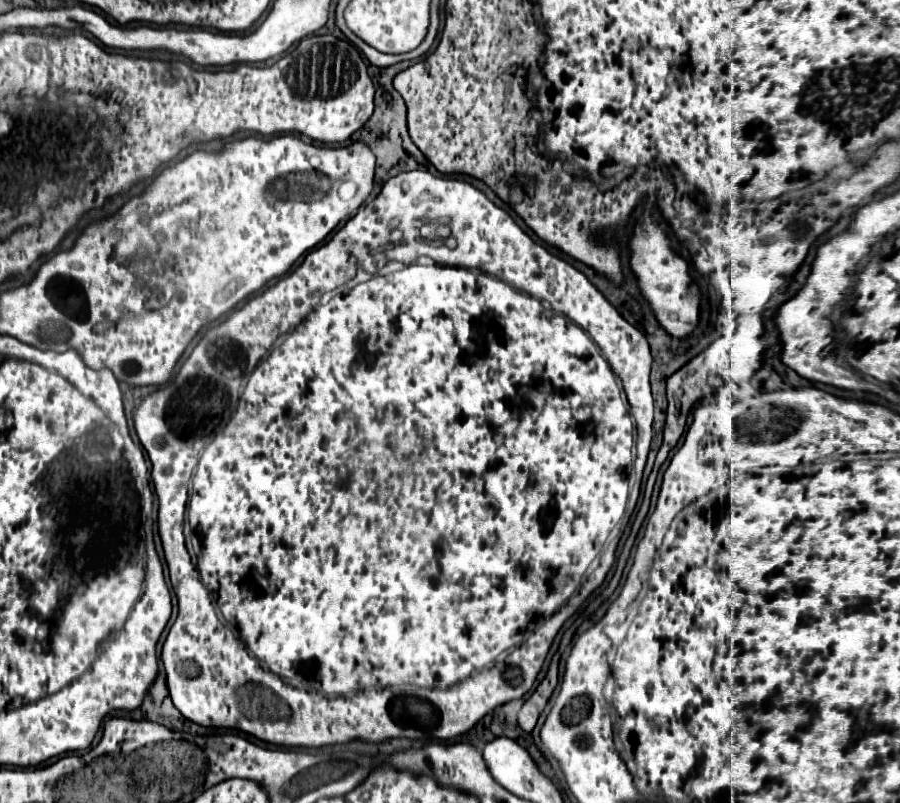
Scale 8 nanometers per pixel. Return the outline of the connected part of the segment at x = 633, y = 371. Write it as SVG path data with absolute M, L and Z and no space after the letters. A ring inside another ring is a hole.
M413 170L413 172L401 172L401 174L397 174L397 176L393 176L393 178L389 178L389 180L387 180L387 182L385 182L385 184L383 184L383 188L381 188L381 194L379 194L379 196L377 196L377 198L375 198L375 199L373 199L373 200L372 200L372 201L371 201L371 202L369 202L369 203L367 203L367 204L365 204L365 205L362 205L362 206L361 206L361 207L360 207L360 208L359 208L359 212L365 212L365 214L367 214L367 218L371 218L371 222L367 222L367 226L363 226L363 228L367 228L367 230L369 230L369 224L371 224L371 230L375 230L375 242L389 242L389 244L387 244L387 246L391 246L391 240L389 240L389 234L391 234L391 230L393 230L393 228L391 228L391 226L395 226L395 228L399 228L399 230L401 230L401 234L403 234L403 236L405 236L405 238L407 238L407 228L415 228L415 230L419 230L419 236L420 236L420 229L421 229L421 227L422 227L422 226L423 226L423 225L422 225L422 223L423 223L423 222L425 222L425 221L424 221L424 220L437 220L437 218L449 218L449 220L447 220L447 226L449 226L449 228L451 228L451 236L453 236L453 238L455 238L455 240L457 240L457 248L455 248L455 249L449 249L449 248L448 248L448 247L443 247L443 246L441 246L441 248L439 248L439 246L431 246L431 244L429 244L429 242L425 242L425 240L417 240L417 242L413 242L413 244L411 244L411 246L409 246L409 248L407 248L407 254L403 254L403 256L407 256L407 258L401 258L401 256L399 256L399 258L397 258L397 254L393 254L393 252L387 252L387 248L385 248L385 244L383 244L383 248L381 248L381 246L379 246L379 248L377 248L377 246L375 246L375 248L371 248L371 252L367 252L367 254L365 254L365 256L361 256L361 258L353 258L353 260L355 260L355 262L349 262L349 260L347 260L347 264L345 264L345 262L343 262L343 264L335 264L335 262L329 262L329 260L327 260L327 264L325 264L325 260L321 260L321 248L319 248L319 250L315 250L315 252L309 252L309 254L307 254L307 256L305 256L305 260L303 260L303 264L301 264L301 266L299 266L299 268L297 268L297 270L295 270L295 272L291 272L291 274L289 274L289 276L283 276L283 278L281 278L281 280L279 280L279 282L277 282L277 284L275 284L275 286L271 286L271 288L267 288L267 290L265 290L265 292L263 292L263 294L259 294L259 296L255 296L255 298L253 298L253 300L249 300L249 302L247 302L247 304L245 304L245 306L243 306L243 308L241 308L241 310L237 310L237 312L233 312L233 314L231 314L231 316L229 316L229 318L227 318L227 320L225 320L225 322L223 322L223 324L221 324L221 326L215 326L215 328L211 328L211 330L207 330L207 334L205 334L205 336L203 336L203 338L201 338L201 340L199 340L199 346L195 346L195 350L193 350L193 356L191 356L191 358L189 358L189 362L185 362L185 366L183 366L183 378L185 378L185 380L191 380L191 384L195 384L195 388L197 388L197 392L199 392L199 390L203 390L203 394L201 394L201 392L199 392L199 396L203 396L203 398L209 398L209 394L207 394L207 396L205 396L205 384L209 384L209 386L241 386L241 384L243 384L243 380L245 380L245 378L247 378L247 374L249 374L249 376L250 376L250 377L249 377L249 381L248 381L248 382L247 382L247 385L246 385L246 386L245 386L245 390L243 390L243 393L242 393L242 395L241 395L241 397L240 397L240 399L239 399L239 406L237 406L237 410L235 410L235 414L233 414L233 416L231 416L231 419L229 419L229 420L228 420L228 421L223 421L223 422L221 422L221 424L219 424L219 426L217 426L217 428L216 428L216 429L215 429L215 432L213 432L213 434L211 434L211 436L209 436L209 435L207 435L207 436L201 436L201 434L203 434L203 432L201 432L201 420L197 420L197 416L195 416L195 412L197 412L197 410L195 410L195 408L193 408L193 400L191 400L191 420L187 420L187 414L185 414L185 412L179 412L179 414L177 414L177 412L175 412L175 416L173 416L173 412L169 412L169 410L173 410L173 406L169 406L169 404L171 404L171 398L173 398L173 396L175 396L175 390L179 390L179 388L181 388L181 382L183 382L183 380L181 380L181 378L175 378L175 386L173 386L173 392L171 392L171 388L161 388L161 390L157 390L157 392L153 392L153 394L151 394L151 396L147 396L147 398L145 398L145 400L143 400L143 402L141 402L141 406L139 406L139 408L137 408L137 412L135 412L135 430L137 430L137 436L139 436L139 440L141 440L141 444L143 444L143 448L145 448L145 452L147 452L147 456L149 456L149 460L151 460L151 464L153 464L153 468L151 468L151 478L153 478L153 484L155 484L155 492L157 492L157 498L159 498L159 536L161 536L161 542L163 542L163 550L165 550L165 560L167 560L167 566L169 566L169 578L171 578L171 586L173 586L173 590L175 590L175 594L177 594L177 600L179 600L179 616L177 616L177 620L175 620L175 624L173 624L173 626L171 626L171 630L169 630L169 636L167 636L167 640L165 640L165 644L163 644L163 656L161 656L161 658L163 658L163 666L165 666L165 672L167 672L167 686L169 686L169 692L171 692L171 700L173 700L173 704L175 704L175 708L177 708L177 710L179 710L179 712L181 712L181 714L183 714L183 716L185 716L185 718L187 718L187 720L191 720L191 722L195 722L195 724L199 724L199 726L205 726L205 728L229 728L229 730L241 730L241 732L247 732L247 734L251 734L251 736L255 736L255 738L259 738L259 740L263 740L263 742L269 742L269 744L277 744L277 746L287 746L287 748L293 748L293 746L301 746L301 748L323 748L323 746L335 746L335 744L347 744L347 742L351 742L351 740L361 740L361 742L373 742L373 744L381 744L381 742L385 742L385 740L391 740L391 738L409 738L409 740L421 740L421 742L431 742L431 740L449 740L449 738L455 738L455 736L459 736L459 734L465 734L465 732L467 732L467 730L471 730L471 728L473 728L473 726L475 726L475 724L477 724L477 722L479 722L479 720L481 720L481 718L483 718L483 716L487 716L487 714L489 714L489 712L493 712L493 710L495 710L495 708L497 708L497 706L503 706L503 704L507 704L507 702L511 702L511 700L517 700L517 698L523 698L523 696L525 696L525 694L527 694L527 692L529 692L529 690L531 690L531 686L533 686L533 684L535 684L535 678L537 678L537 674L539 674L539 670L541 670L541 666L543 666L543 662L545 662L545 656L547 656L547 652L549 652L549 648L551 648L551 644L553 644L553 638L555 638L555 636L557 636L557 632L559 632L559 628L561 628L561 626L563 626L563 622L565 622L565 620L567 620L567 619L569 619L569 618L570 618L570 617L571 617L571 616L572 616L572 615L573 615L573 614L574 614L574 613L575 613L575 612L576 612L576 611L577 611L577 610L578 610L578 609L579 609L579 608L580 608L580 607L581 607L581 606L582 606L582 605L583 605L583 603L584 603L584 602L586 602L586 601L587 601L587 600L588 600L588 599L589 599L589 597L590 597L590 596L591 596L591 594L592 594L592 593L593 593L593 592L594 592L594 591L595 591L595 590L596 590L596 589L597 589L597 588L599 588L599 586L601 586L601 585L602 585L602 584L603 584L603 580L605 580L605 578L606 578L606 576L607 576L607 572L609 572L609 570L610 570L610 569L611 569L611 566L613 566L613 564L614 564L614 563L615 563L615 561L616 561L616 557L615 557L615 552L616 552L616 549L617 549L617 545L618 545L618 543L619 543L619 540L620 540L620 538L621 538L621 535L622 535L622 533L623 533L623 530L624 530L624 528L625 528L625 526L626 526L626 524L627 524L627 522L628 522L628 521L629 521L629 518L630 518L630 516L631 516L631 515L632 515L632 513L633 513L633 511L634 511L634 509L635 509L635 505L636 505L636 504L637 504L637 501L638 501L638 498L639 498L639 494L640 494L640 485L641 485L641 477L642 477L642 474L643 474L643 470L644 470L644 467L645 467L645 464L646 464L646 461L647 461L647 456L648 456L648 453L649 453L649 450L650 450L650 446L651 446L651 441L652 441L652 438L653 438L653 429L652 429L652 424L653 424L653 397L652 397L652 392L651 392L651 385L650 385L650 373L651 373L651 352L649 352L649 344L647 344L647 338L645 338L645 336L643 336L643 332L639 332L639 330L637 330L637 328L635 328L635 326L631 326L631 324L629 324L629 322L627 322L627 320L625 320L625 318L623 318L623 316L621 316L621 314L619 314L619 312L617 312L617 308L615 308L615 306L613 306L613 304L611 304L611 302L609 302L609 300L607 300L607 298L605 298L605 296L603 296L603 294L601 294L601 292L599 292L599 290L597 290L597 288L595 288L595 286L593 286L593 284L591 284L591 282L589 282L589 280L587 280L587 276L585 276L585 274L581 274L581 272L579 272L579 270L575 270L575 268L573 268L573 266L571 266L571 264L567 264L567 262L565 262L565 260L561 260L561 258L557 258L557 256L553 256L553 254L549 254L549 252L547 252L547 250L545 250L545 248L543 248L543 246L539 246L539 244L537 244L537 242L533 242L533 240L531 240L531 238L529 238L529 236L527 236L527 234L525 234L525 232L523 232L523 230L521 230L521 228L519 228L519 226L517 226L517 224L515 224L515 222L513 222L513 218L511 218L511 216L509 216L509 214L507 214L507 212L505 212L505 210L501 210L501 208L499 208L499 206L495 206L495 204L493 204L493 202L491 202L491 200L489 200L489 198L487 198L487 196L485 196L485 194L483 194L483 192L479 192L479 190L477 190L477 188L473 188L473 186L471 186L471 184L467 184L467 182L463 182L463 180L455 180L455 178L447 178L447 176L433 176L433 174L431 174L431 172L427 172L427 170ZM597 346L599 346L599 348L601 348L601 350L607 350L607 358L609 358L609 364L607 364L607 360L605 360L605 358L603 358L603 356L601 356L601 354L599 354L599 348L597 348ZM611 370L613 370L613 372L617 372L617 376L619 376L619 378L620 378L620 379L621 379L621 382L622 382L622 386L623 386L623 390L624 390L624 392L625 392L625 393L626 393L626 396L627 396L627 401L628 401L628 403L629 403L629 408L630 408L630 414L629 414L629 410L627 410L627 406L623 406L623 400L621 400L621 390L619 390L619 386L617 386L617 382L615 382L615 376L613 376L613 372L611 372ZM194 541L199 541L199 544L201 544L201 550L199 550L199 554L197 554L197 566L196 566L196 564L195 564L195 562L194 562L194 561L193 561L193 560L192 560L192 559L191 559L191 556L190 556L190 554L189 554L189 551L188 551L188 550L187 550L187 548L188 548L188 547L187 547L187 546L186 546L186 545L187 545L187 542L190 542L190 543L191 543L191 542L192 542L192 543L195 543L195 542L194 542ZM217 606L219 606L219 610L221 610L221 614L223 614L223 618L225 618L225 620L227 620L227 624L223 624L223 622L221 622L221 620L219 620L219 618L217 618ZM551 614L553 614L553 628L541 628L541 624L543 624L543 622L545 622L545 618L549 618L549 616L551 616Z

